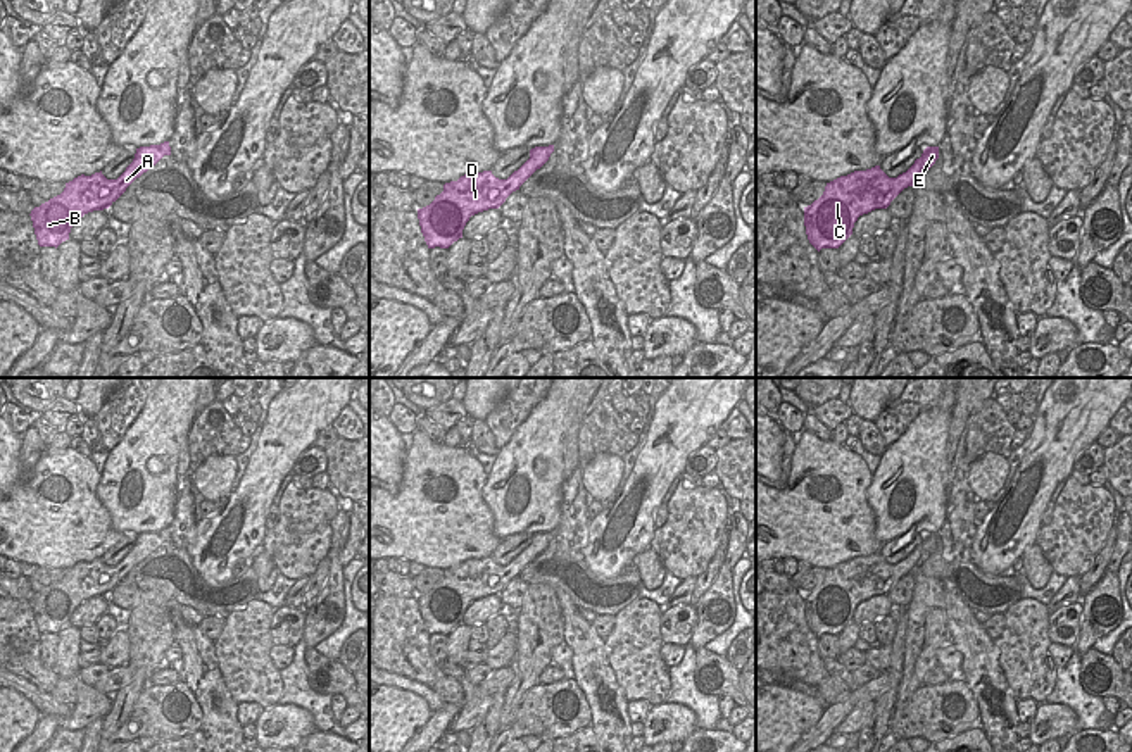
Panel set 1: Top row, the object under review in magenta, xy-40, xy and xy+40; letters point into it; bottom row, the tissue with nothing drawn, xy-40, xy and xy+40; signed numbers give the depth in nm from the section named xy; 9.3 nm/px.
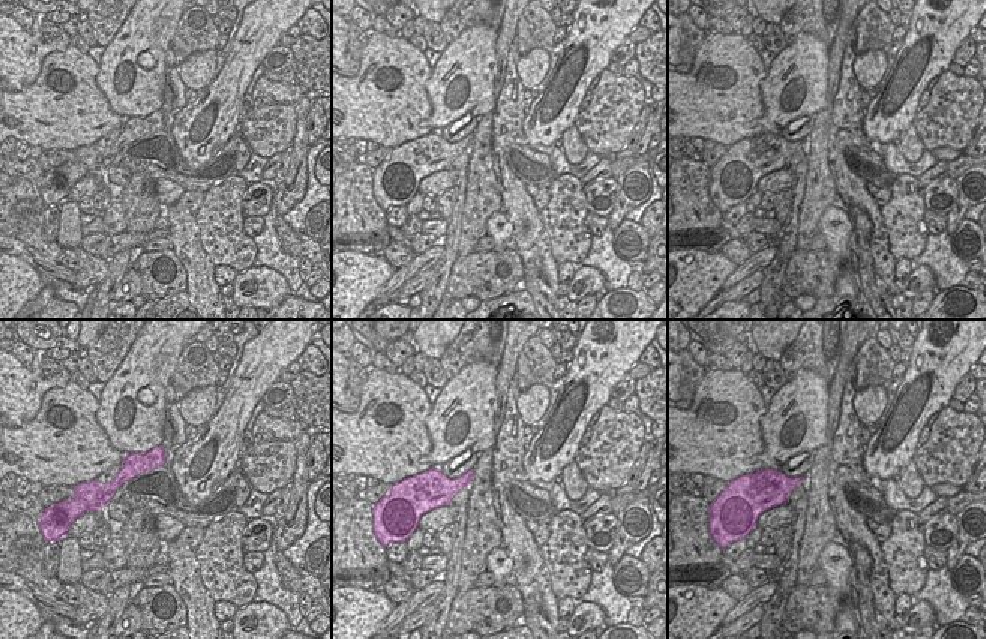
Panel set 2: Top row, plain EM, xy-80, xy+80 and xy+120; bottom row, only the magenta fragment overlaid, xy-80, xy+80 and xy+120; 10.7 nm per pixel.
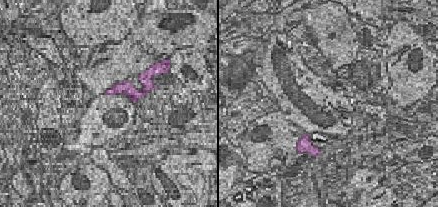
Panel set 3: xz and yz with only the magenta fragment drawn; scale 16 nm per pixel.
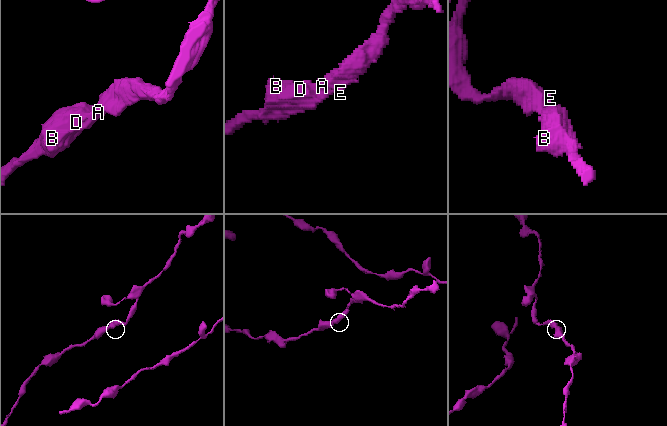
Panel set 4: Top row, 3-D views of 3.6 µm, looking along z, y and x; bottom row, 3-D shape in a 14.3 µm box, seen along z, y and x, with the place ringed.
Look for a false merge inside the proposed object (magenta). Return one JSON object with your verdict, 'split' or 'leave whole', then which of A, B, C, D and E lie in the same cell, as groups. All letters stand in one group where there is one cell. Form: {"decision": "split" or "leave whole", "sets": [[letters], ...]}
{"decision": "leave whole", "sets": [["A", "B", "C", "D", "E"]]}

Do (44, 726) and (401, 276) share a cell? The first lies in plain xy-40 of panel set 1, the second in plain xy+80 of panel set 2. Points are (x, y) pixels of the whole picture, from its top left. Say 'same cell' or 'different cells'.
same cell

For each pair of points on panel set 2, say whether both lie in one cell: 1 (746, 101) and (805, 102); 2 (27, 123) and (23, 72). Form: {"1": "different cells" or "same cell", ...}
{"1": "different cells", "2": "different cells"}

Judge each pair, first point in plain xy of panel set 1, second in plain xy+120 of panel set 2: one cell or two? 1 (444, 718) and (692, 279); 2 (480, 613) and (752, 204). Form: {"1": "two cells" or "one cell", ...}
{"1": "two cells", "2": "two cells"}

